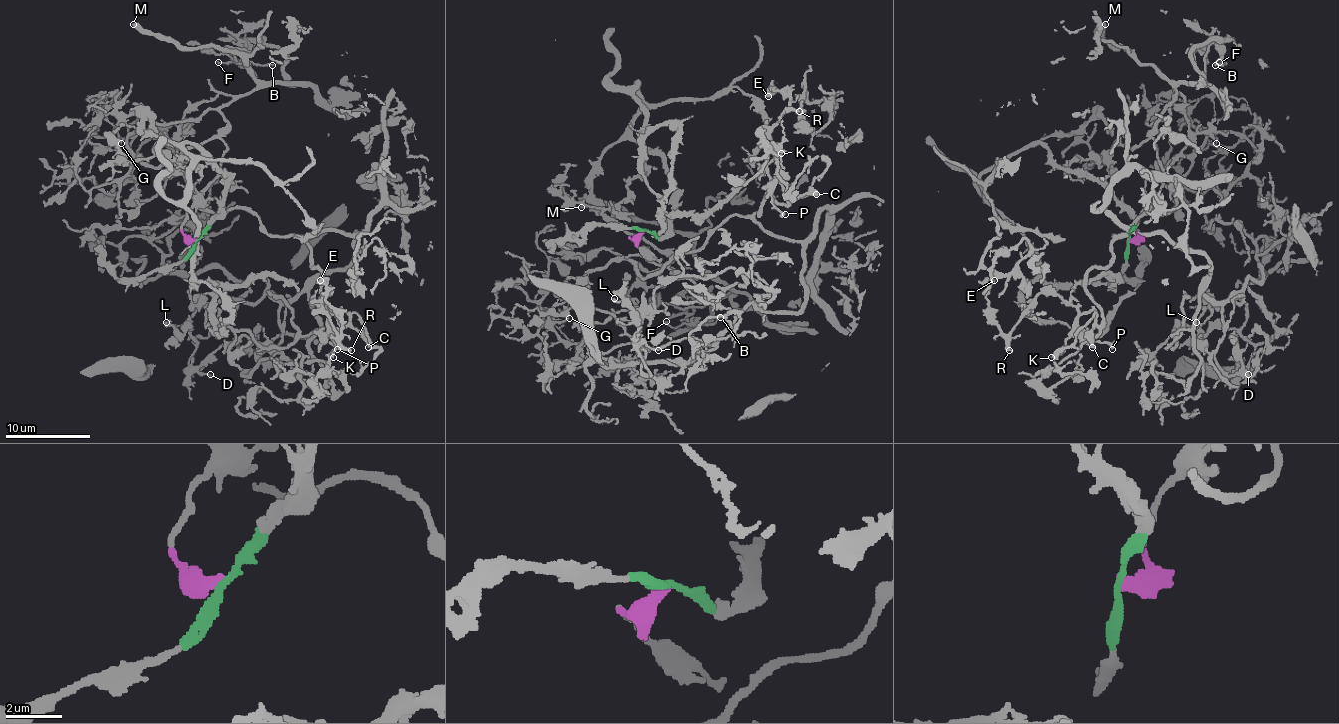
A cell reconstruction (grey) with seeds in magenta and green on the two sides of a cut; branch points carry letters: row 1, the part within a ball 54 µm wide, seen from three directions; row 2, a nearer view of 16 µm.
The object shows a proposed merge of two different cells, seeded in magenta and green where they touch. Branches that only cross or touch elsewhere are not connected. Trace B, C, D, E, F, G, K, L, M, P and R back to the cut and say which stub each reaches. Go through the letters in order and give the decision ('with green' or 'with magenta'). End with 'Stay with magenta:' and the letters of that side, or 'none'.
B: with magenta
C: with magenta
D: with magenta
E: with magenta
F: with magenta
G: with magenta
K: with magenta
L: with magenta
M: with magenta
P: with magenta
R: with magenta
Stay with magenta: B, C, D, E, F, G, K, L, M, P, R

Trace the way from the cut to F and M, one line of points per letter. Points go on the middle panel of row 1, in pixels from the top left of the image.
F: (644, 229), (629, 238), (655, 263), (748, 297), (665, 321)
M: (644, 229), (629, 238), (655, 263), (670, 252), (680, 274), (704, 276), (689, 235), (614, 206), (580, 208)

